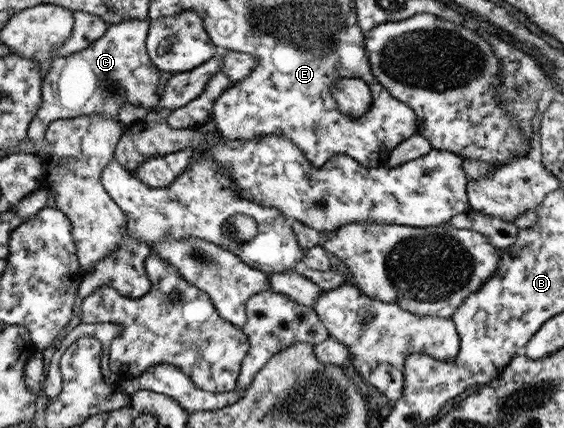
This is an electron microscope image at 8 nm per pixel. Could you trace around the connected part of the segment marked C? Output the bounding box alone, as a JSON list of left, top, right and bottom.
[28,21,162,153]

